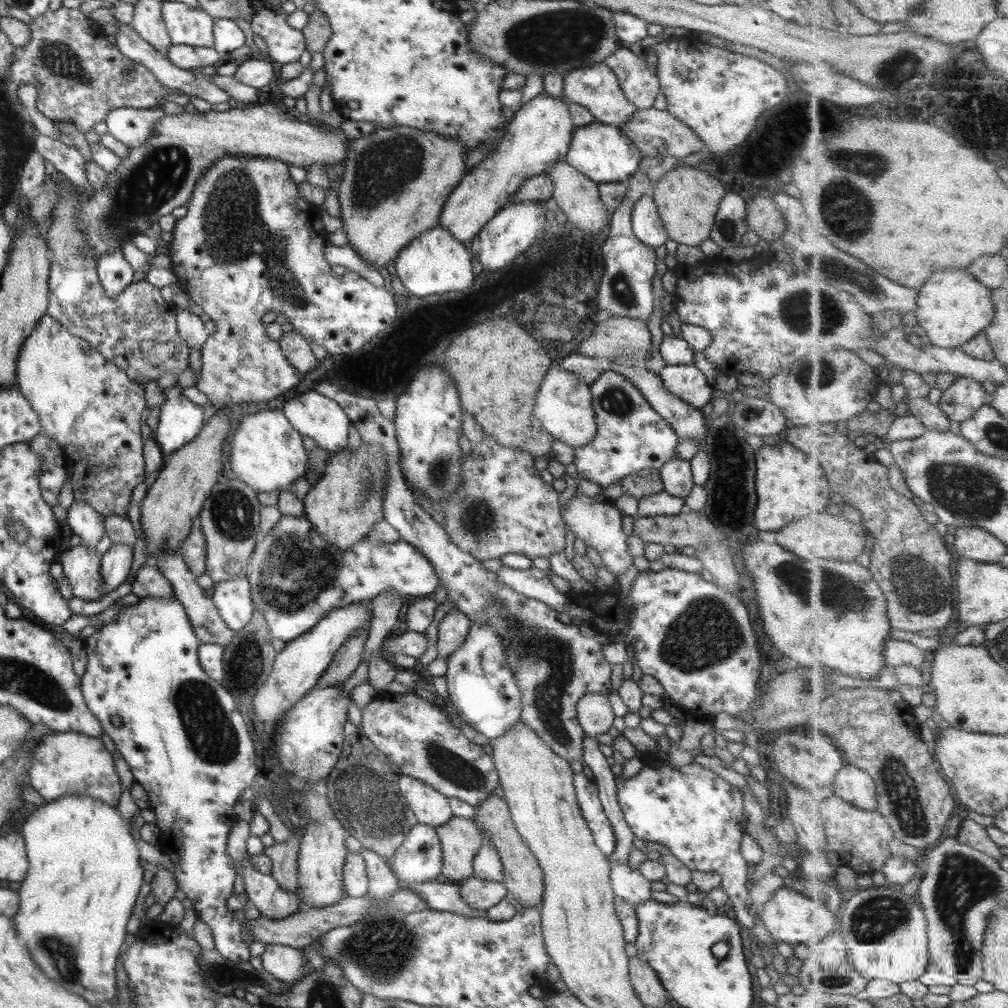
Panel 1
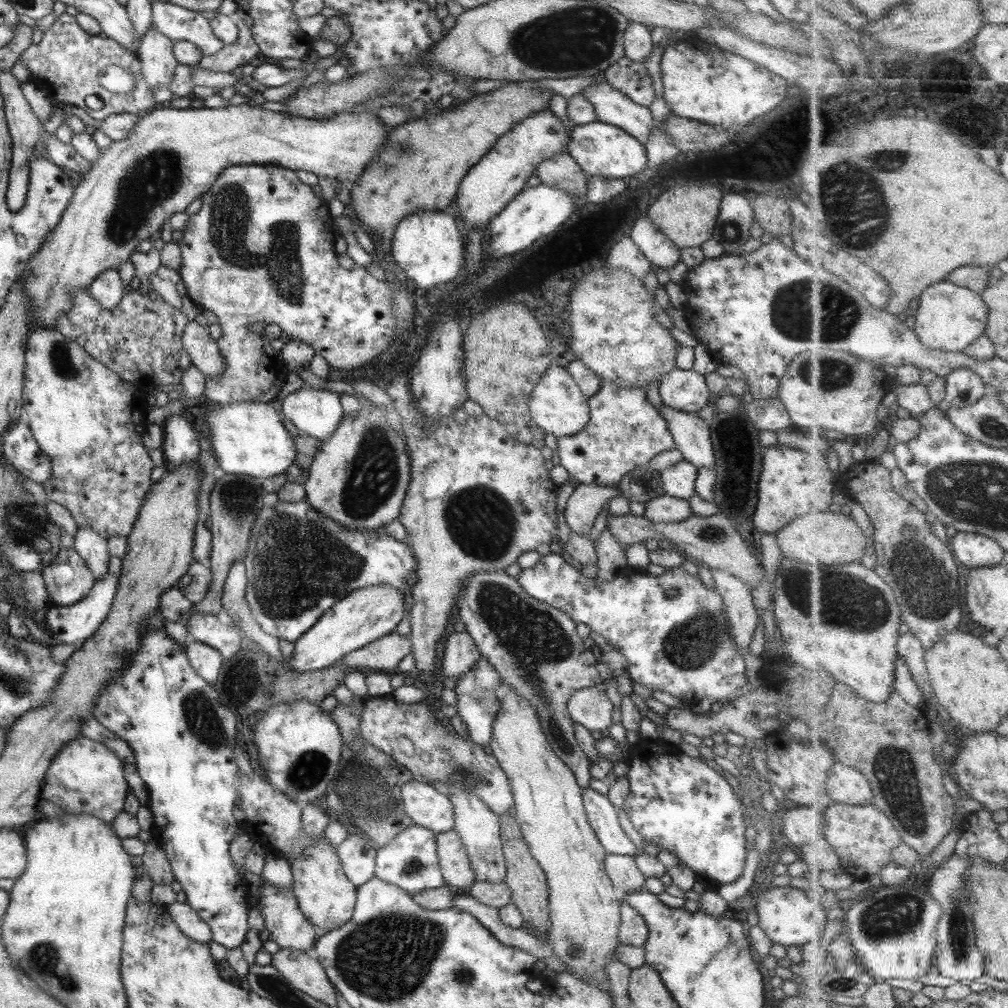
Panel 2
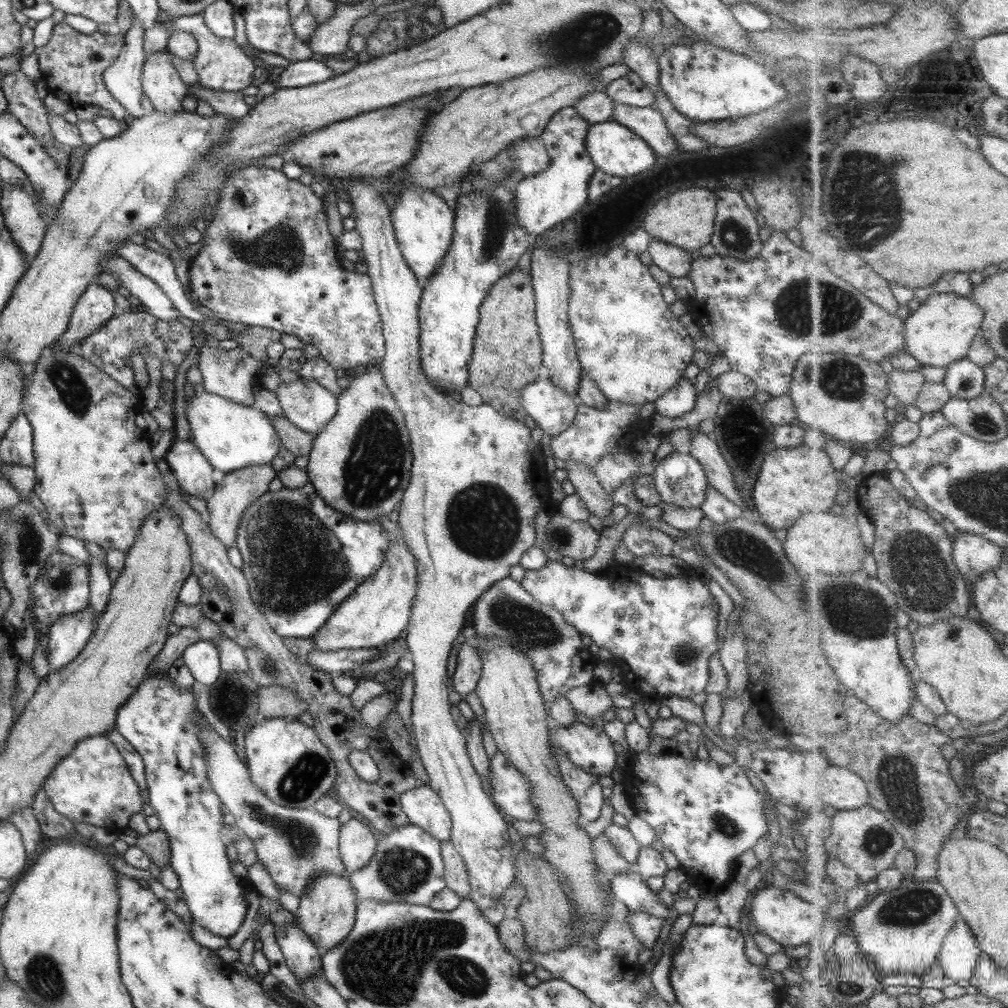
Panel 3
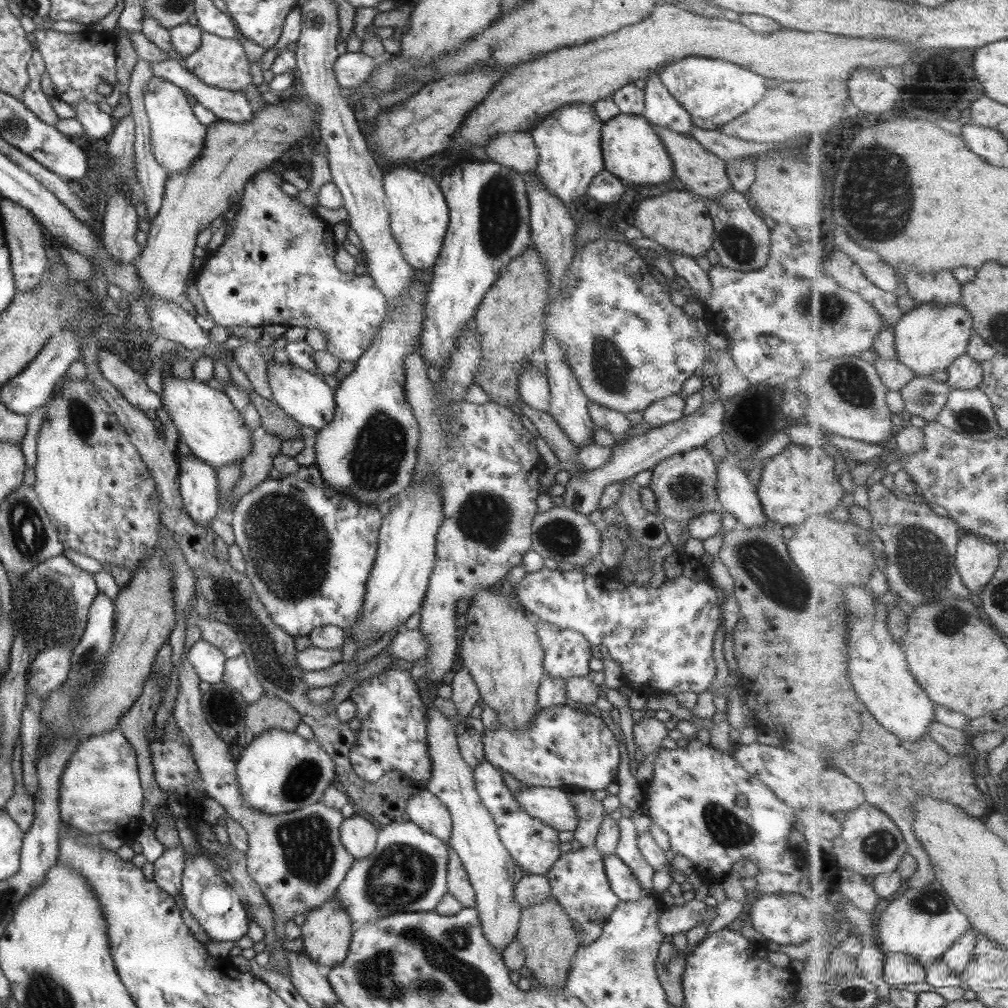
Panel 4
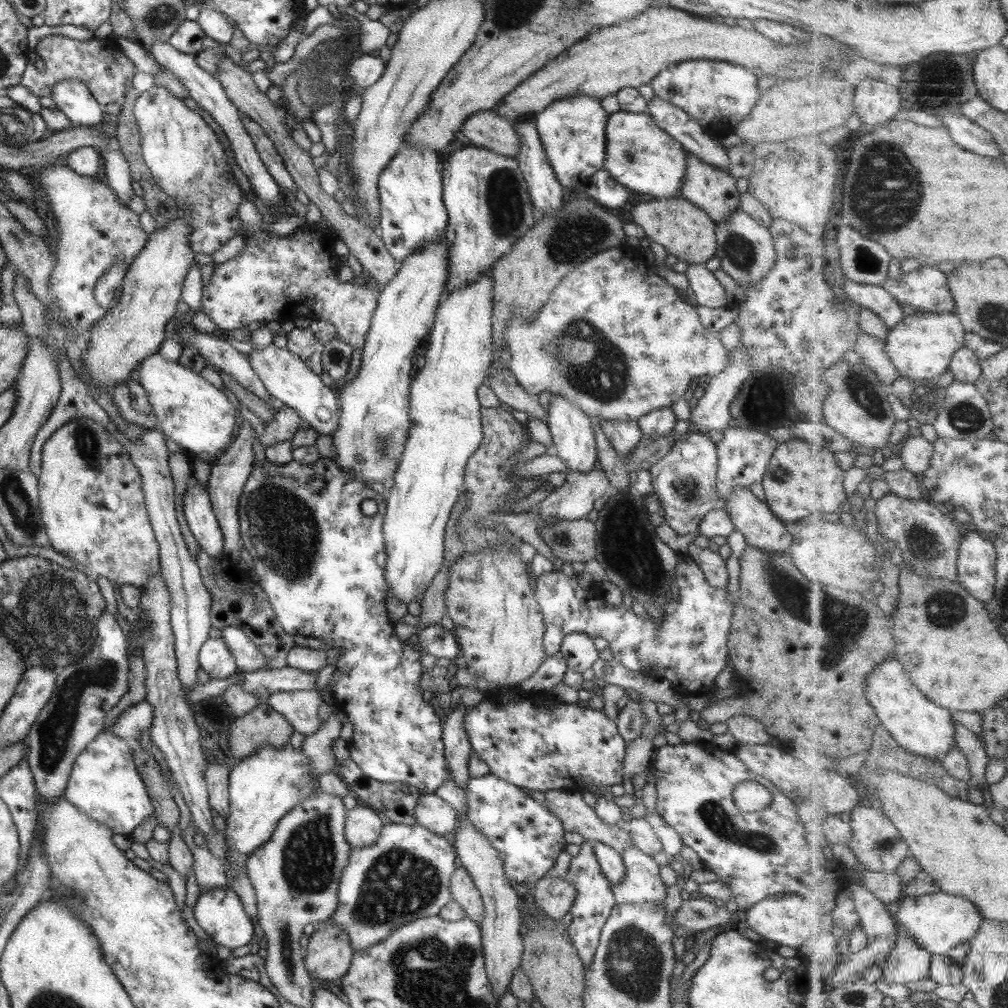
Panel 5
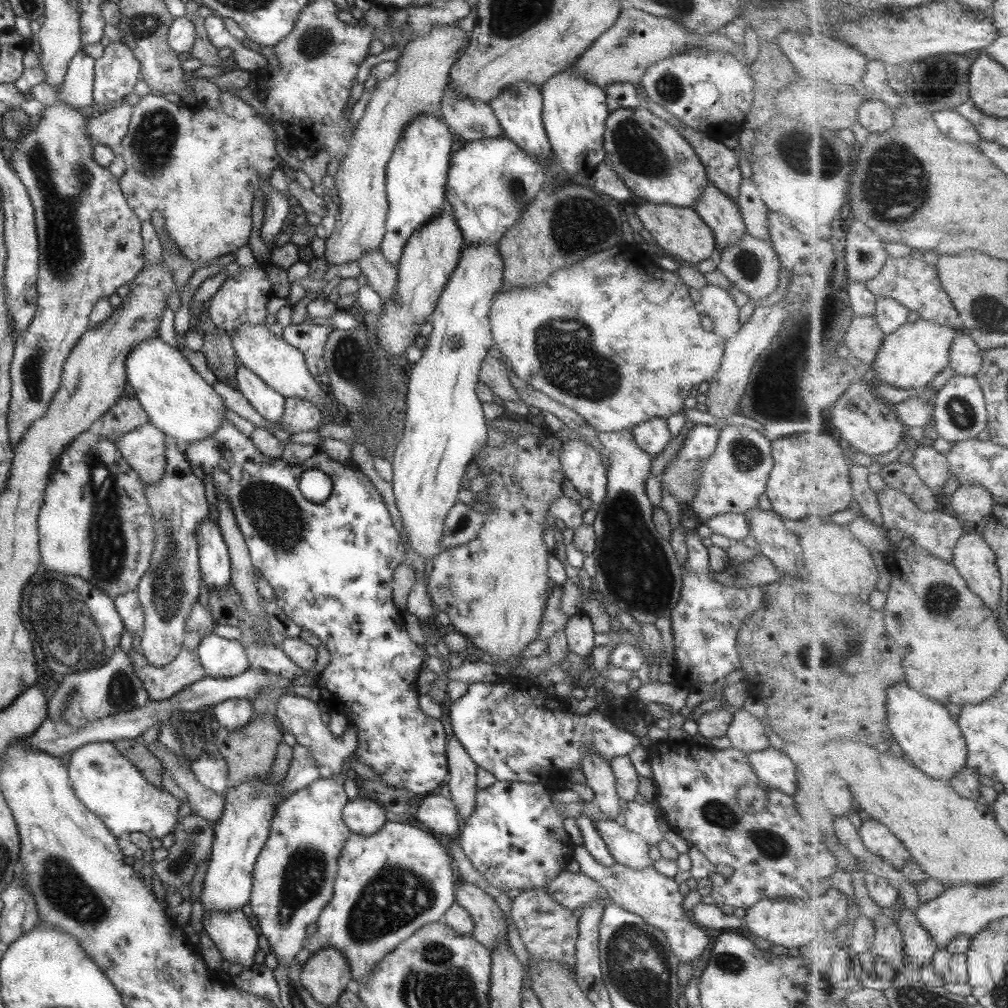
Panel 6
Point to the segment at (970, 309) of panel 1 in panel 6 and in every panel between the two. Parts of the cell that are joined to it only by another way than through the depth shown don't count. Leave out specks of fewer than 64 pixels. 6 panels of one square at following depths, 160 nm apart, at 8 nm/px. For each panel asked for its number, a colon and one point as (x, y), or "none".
2: (950, 318)
3: (941, 331)
4: (931, 337)
5: (921, 347)
6: (910, 358)

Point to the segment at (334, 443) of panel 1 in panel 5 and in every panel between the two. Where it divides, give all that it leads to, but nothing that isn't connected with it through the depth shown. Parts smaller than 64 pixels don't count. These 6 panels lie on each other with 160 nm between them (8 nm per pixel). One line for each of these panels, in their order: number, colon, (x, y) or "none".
2: (316, 413)
3: (307, 405)
4: (304, 397)
5: (285, 377)

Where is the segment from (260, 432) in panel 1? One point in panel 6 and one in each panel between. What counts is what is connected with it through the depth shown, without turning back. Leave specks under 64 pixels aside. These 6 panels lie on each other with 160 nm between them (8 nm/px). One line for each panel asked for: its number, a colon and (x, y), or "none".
2: (248, 438)
3: (230, 436)
4: (206, 421)
5: (195, 415)
6: (177, 402)

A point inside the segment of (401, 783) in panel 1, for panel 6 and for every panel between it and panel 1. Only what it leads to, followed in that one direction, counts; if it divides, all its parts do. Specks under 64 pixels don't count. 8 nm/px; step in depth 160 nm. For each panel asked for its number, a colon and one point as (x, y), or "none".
2: (428, 809)
3: (423, 808)
4: (424, 810)
5: (432, 813)
6: (435, 813)

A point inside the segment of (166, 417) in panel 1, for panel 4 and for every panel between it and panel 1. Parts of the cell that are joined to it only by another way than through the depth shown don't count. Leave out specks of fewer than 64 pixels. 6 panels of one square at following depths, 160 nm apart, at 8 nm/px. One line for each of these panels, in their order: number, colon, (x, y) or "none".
2: (180, 445)
3: (192, 471)
4: (198, 490)

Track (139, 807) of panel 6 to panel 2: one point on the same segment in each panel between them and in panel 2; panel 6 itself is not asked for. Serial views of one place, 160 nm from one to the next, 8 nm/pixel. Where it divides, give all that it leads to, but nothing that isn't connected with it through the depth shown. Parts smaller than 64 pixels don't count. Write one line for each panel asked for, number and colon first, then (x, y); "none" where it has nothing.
2: (84, 777)
3: (92, 784)
4: (99, 790)
5: (103, 784)

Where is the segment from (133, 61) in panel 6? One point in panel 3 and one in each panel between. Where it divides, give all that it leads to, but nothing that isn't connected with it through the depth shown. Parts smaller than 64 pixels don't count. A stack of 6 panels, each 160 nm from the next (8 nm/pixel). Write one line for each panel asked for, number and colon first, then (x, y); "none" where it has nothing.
3: (70, 64)
4: (76, 63)
5: (100, 65)

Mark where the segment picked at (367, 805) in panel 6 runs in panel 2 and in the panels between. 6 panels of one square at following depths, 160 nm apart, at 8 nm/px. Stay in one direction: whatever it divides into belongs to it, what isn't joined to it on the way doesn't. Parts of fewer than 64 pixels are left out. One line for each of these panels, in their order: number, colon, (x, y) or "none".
2: (357, 856)
3: (356, 842)
4: (357, 835)
5: (362, 827)

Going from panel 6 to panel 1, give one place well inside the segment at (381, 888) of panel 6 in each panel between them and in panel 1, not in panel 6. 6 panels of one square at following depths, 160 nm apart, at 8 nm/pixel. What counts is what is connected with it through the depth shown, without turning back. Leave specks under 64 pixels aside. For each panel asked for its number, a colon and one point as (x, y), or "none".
1: (418, 859)
2: (409, 861)
3: (406, 867)
4: (406, 872)
5: (403, 876)

